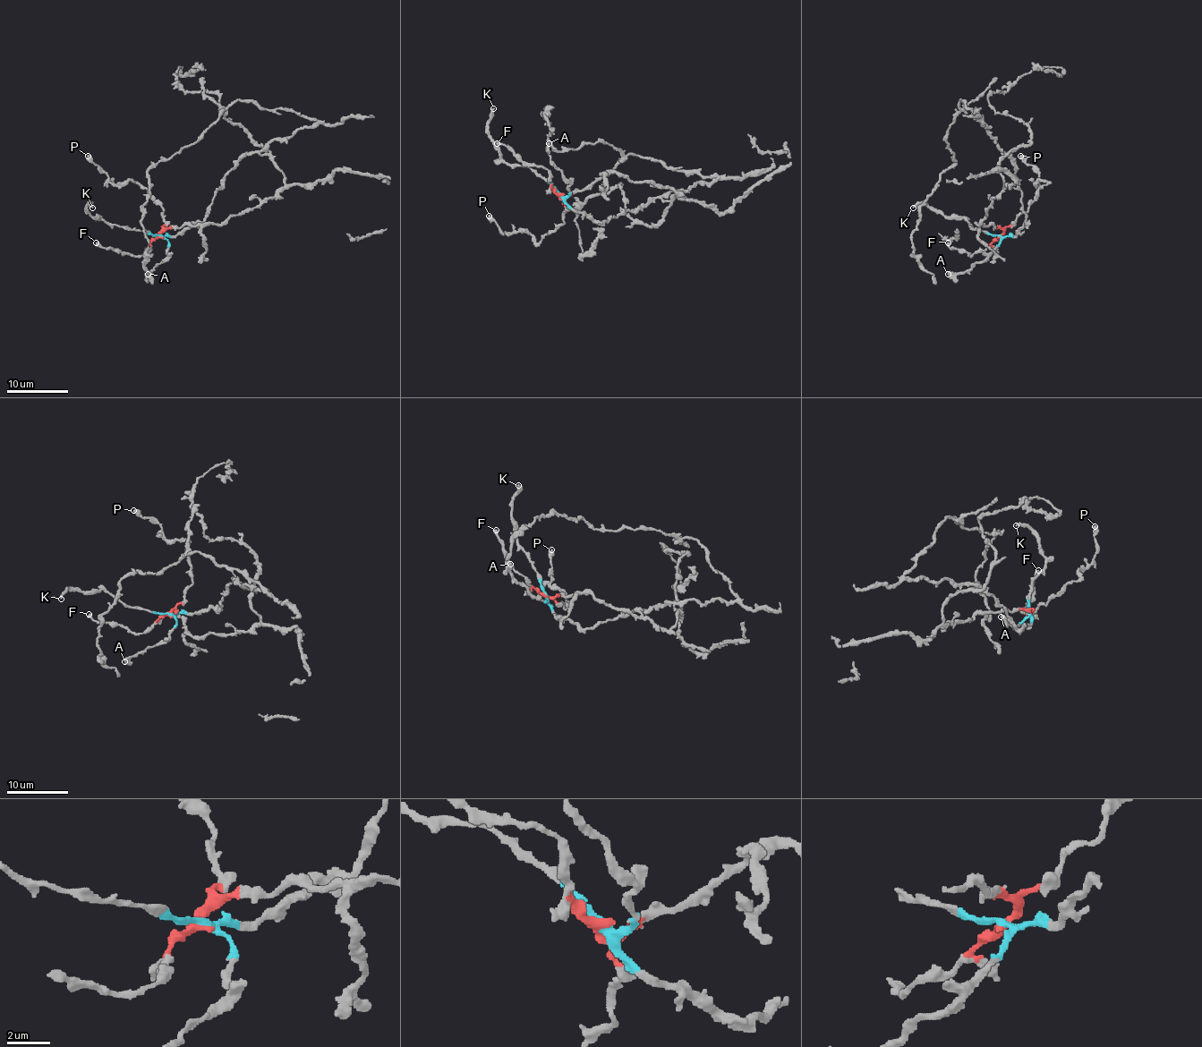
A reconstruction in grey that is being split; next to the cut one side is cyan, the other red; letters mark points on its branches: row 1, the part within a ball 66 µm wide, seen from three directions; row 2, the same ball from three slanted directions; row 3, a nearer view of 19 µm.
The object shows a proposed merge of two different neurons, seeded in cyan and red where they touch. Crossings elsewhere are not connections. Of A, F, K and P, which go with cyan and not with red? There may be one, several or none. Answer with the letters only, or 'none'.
A, K

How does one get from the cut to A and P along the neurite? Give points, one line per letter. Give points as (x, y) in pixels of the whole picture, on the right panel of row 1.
A: (1000, 235), (1001, 239), (989, 254), (964, 271), (947, 274)
P: (1000, 235), (1027, 207), (1035, 192), (1047, 183), (1040, 180), (1036, 184), (1038, 173), (1019, 156)

